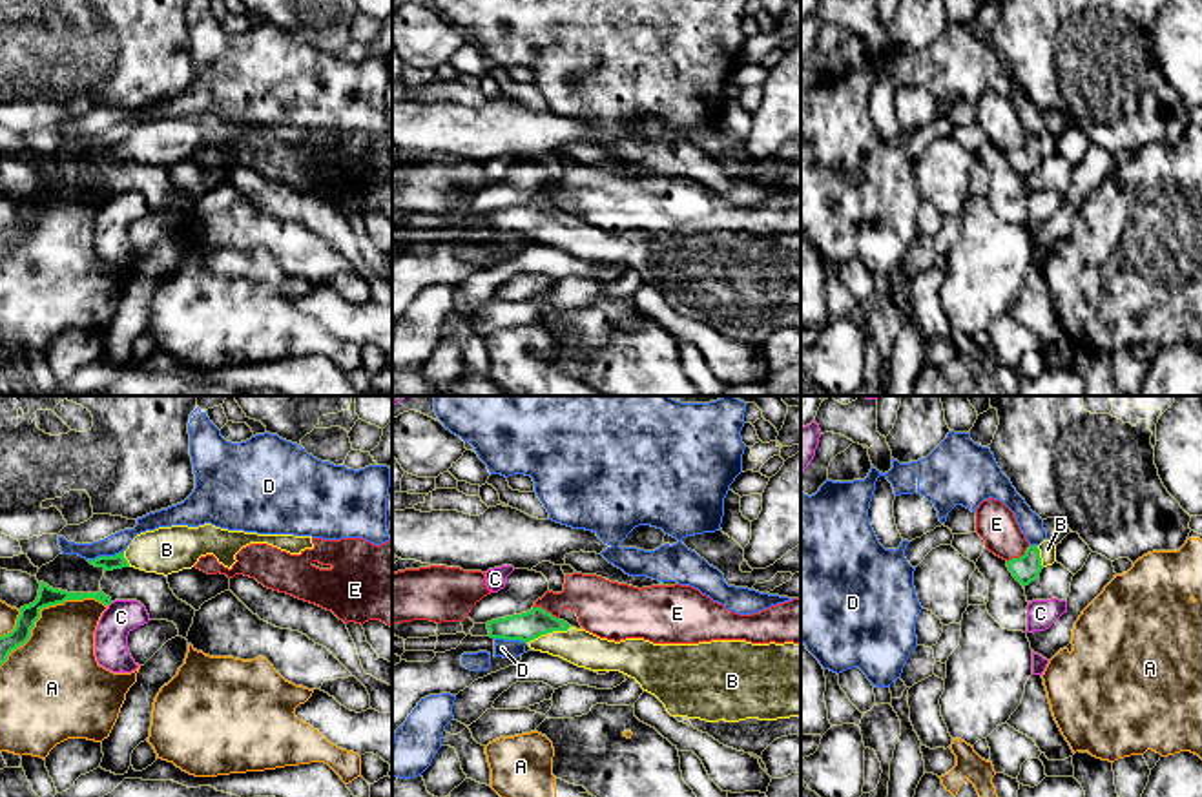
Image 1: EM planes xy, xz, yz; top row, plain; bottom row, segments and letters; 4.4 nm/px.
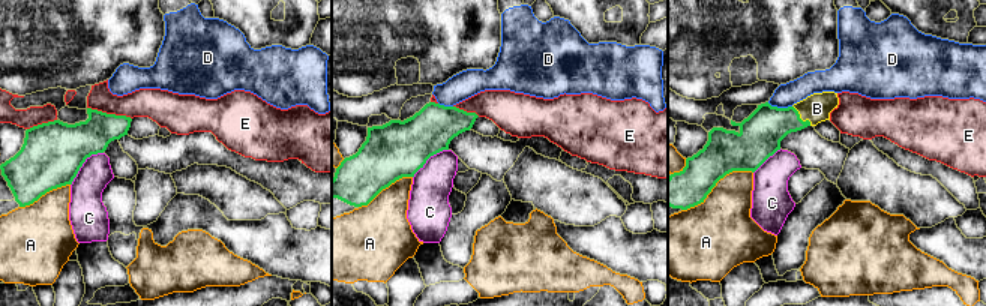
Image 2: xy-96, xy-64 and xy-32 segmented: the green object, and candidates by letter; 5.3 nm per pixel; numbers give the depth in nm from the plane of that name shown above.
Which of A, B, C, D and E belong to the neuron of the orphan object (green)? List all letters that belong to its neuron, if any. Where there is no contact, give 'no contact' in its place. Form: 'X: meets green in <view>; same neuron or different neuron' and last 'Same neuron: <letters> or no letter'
A: meets green in xy; different neuron
B: meets green in xz; same neuron
C: no contact; different neuron
D: meets green in xy; different neuron
E: meets green in xz; different neuron
Same neuron: B

